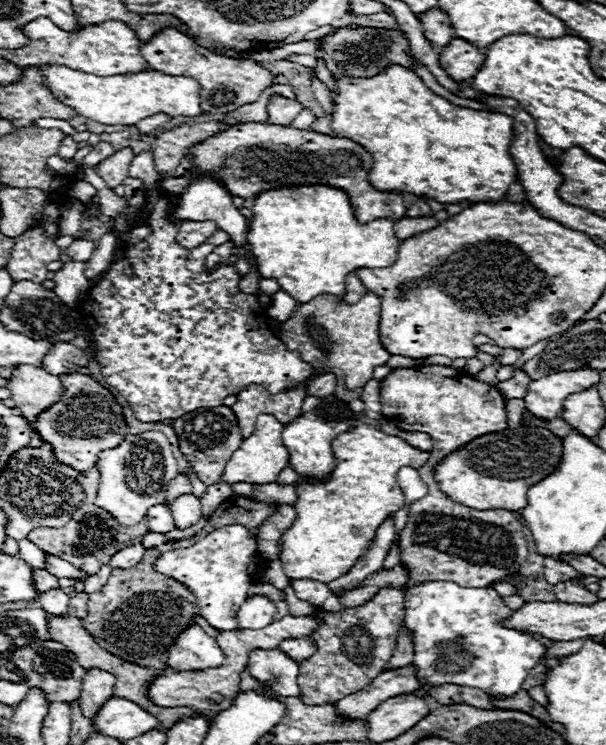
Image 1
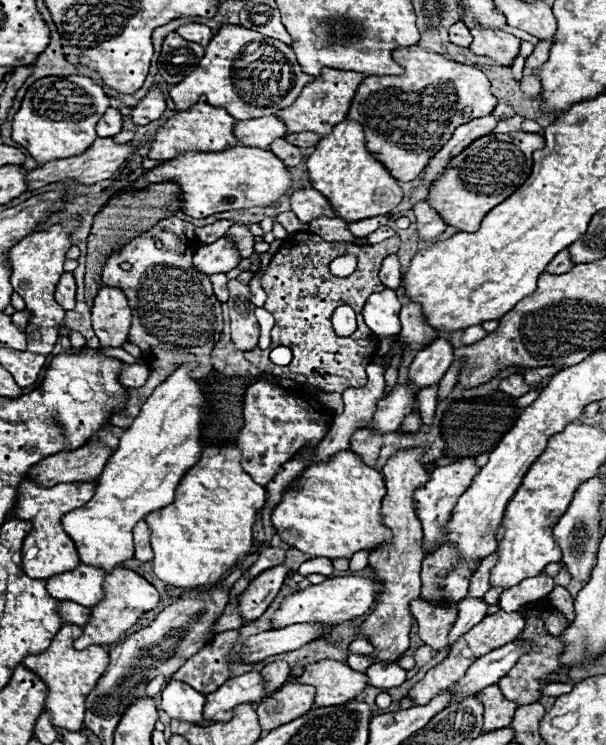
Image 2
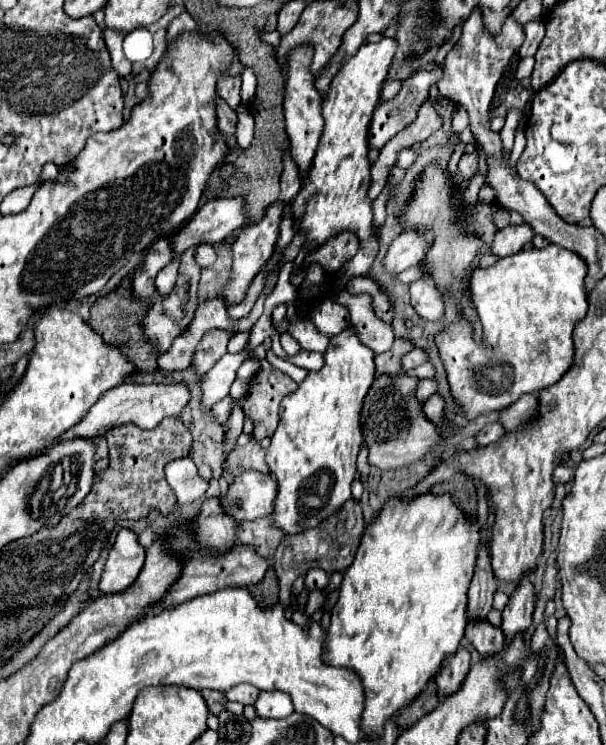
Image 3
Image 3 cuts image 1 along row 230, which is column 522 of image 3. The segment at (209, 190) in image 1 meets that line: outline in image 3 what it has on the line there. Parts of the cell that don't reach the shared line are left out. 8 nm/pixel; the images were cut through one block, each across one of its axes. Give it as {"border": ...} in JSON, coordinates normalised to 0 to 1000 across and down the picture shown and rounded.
{"border":[[[858,301],[858,303],[835,303],[828,309],[818,311],[815,322],[812,322],[812,330],[809,330],[809,338],[822,346],[832,346],[832,344],[845,344],[851,341],[855,336],[861,336],[861,330],[868,325],[875,325],[881,317],[878,306],[871,301]]]}

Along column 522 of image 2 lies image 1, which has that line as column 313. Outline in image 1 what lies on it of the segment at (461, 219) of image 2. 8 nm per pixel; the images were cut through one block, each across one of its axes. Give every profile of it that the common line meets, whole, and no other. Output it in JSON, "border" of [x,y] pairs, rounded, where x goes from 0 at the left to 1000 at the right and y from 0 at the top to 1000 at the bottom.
{"border":[[[406,164],[317,196],[314,207],[320,209],[317,223],[366,242],[383,263],[426,263],[439,252],[469,247],[545,247],[574,258],[591,298],[614,298],[620,293],[657,295],[670,290],[660,258],[627,258],[607,244],[617,215],[611,204],[578,185],[551,185],[442,164]]]}

